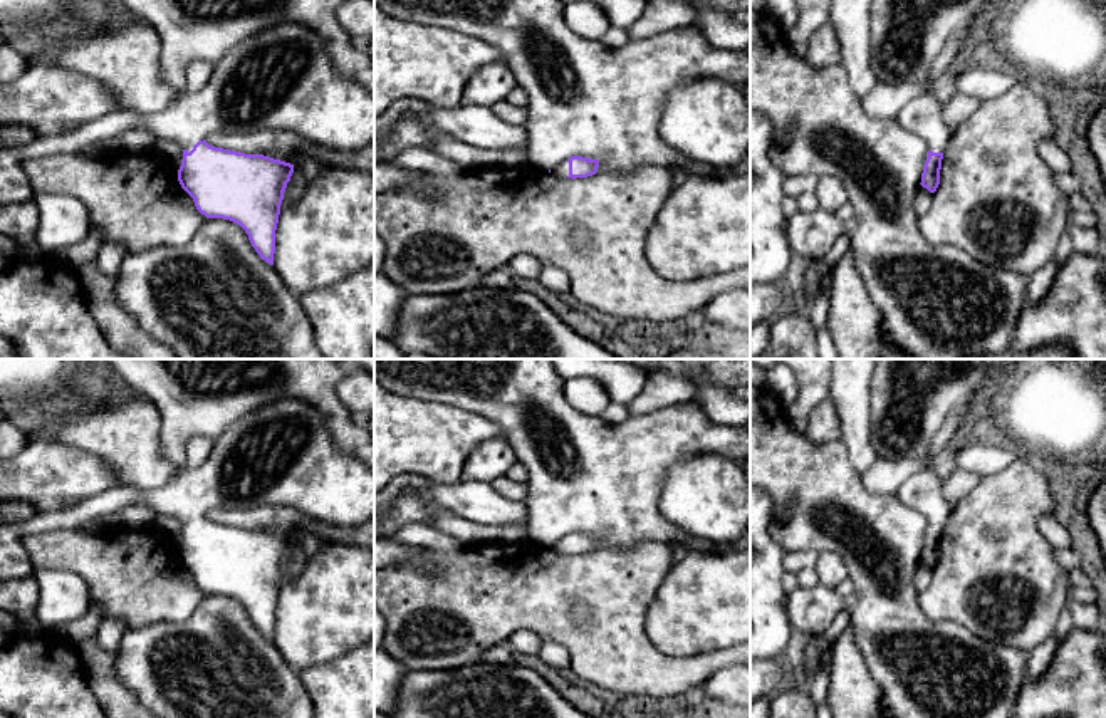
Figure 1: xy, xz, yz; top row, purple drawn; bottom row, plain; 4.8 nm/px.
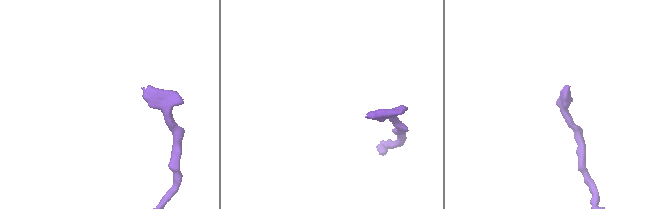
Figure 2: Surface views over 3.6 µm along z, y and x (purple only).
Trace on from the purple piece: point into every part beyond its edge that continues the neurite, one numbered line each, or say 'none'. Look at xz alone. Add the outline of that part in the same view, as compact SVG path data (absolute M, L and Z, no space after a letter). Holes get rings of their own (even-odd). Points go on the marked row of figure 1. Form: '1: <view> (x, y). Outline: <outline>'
1: xz (561, 170). Outline: M564 159L564 161L559 163L557 166L554 166L554 168L550 169L550 173L552 173L554 176L559 176L559 178L567 178L567 176L569 176L569 163L567 163L567 159Z

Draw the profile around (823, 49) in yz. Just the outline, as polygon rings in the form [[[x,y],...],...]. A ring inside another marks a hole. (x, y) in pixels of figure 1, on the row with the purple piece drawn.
[[[829,23],[822,25],[809,39],[804,60],[816,69],[839,64],[839,42],[834,29]]]

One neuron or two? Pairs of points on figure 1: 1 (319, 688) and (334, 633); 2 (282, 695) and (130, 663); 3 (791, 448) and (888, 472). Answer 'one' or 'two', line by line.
1: two
2: one
3: two

